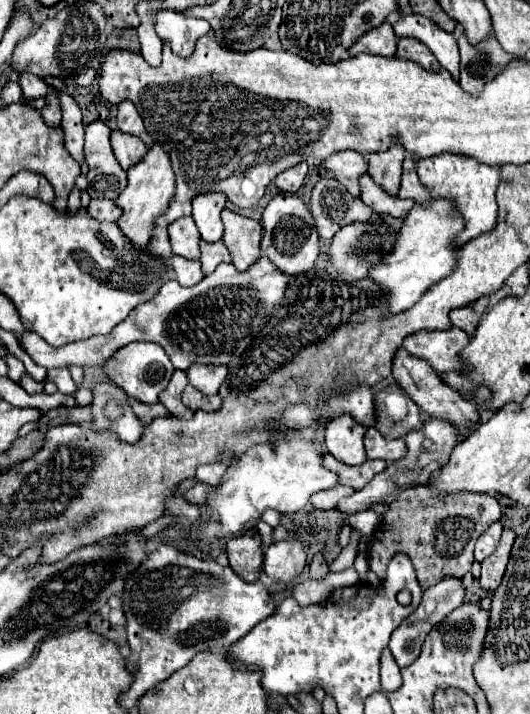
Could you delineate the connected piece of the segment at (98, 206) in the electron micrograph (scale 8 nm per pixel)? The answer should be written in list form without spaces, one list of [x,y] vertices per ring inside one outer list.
[[[93,199],[87,207],[89,215],[95,217],[95,219],[101,219],[101,221],[117,221],[121,215],[123,215],[123,209],[119,205],[115,205],[113,201],[97,201]]]

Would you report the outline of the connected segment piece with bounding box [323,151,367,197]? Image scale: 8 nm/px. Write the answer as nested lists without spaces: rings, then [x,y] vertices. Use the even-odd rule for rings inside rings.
[[[339,151],[339,153],[333,153],[323,163],[323,167],[329,169],[335,175],[335,179],[339,179],[353,197],[361,195],[359,177],[367,173],[367,161],[363,159],[361,153],[357,153],[357,151]]]

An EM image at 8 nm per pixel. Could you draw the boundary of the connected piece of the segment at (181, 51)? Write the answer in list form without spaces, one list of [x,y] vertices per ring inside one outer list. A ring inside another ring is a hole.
[[[161,9],[155,13],[155,31],[157,35],[167,41],[173,49],[173,53],[181,57],[189,57],[193,53],[195,41],[209,33],[211,25],[205,19],[189,17],[185,13],[175,13]]]

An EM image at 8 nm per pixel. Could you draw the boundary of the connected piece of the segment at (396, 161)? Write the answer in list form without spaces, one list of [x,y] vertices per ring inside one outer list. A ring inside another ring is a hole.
[[[393,143],[387,151],[369,153],[369,169],[371,177],[377,185],[381,185],[389,195],[397,195],[401,183],[401,163],[407,157],[407,151],[401,143]]]

